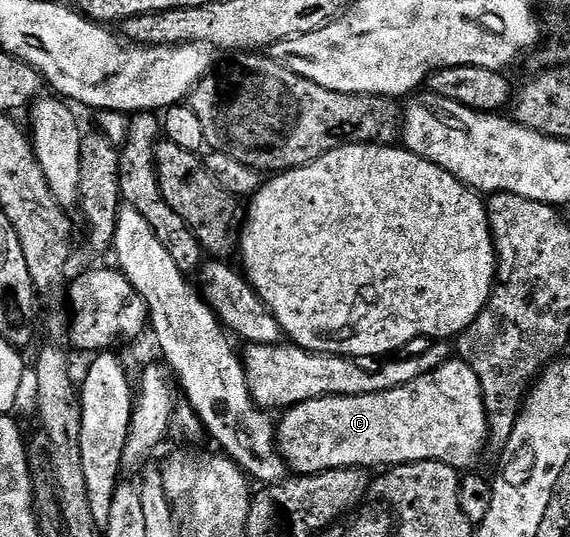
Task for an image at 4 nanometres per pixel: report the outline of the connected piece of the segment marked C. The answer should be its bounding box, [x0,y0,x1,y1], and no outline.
[276,357,490,475]

